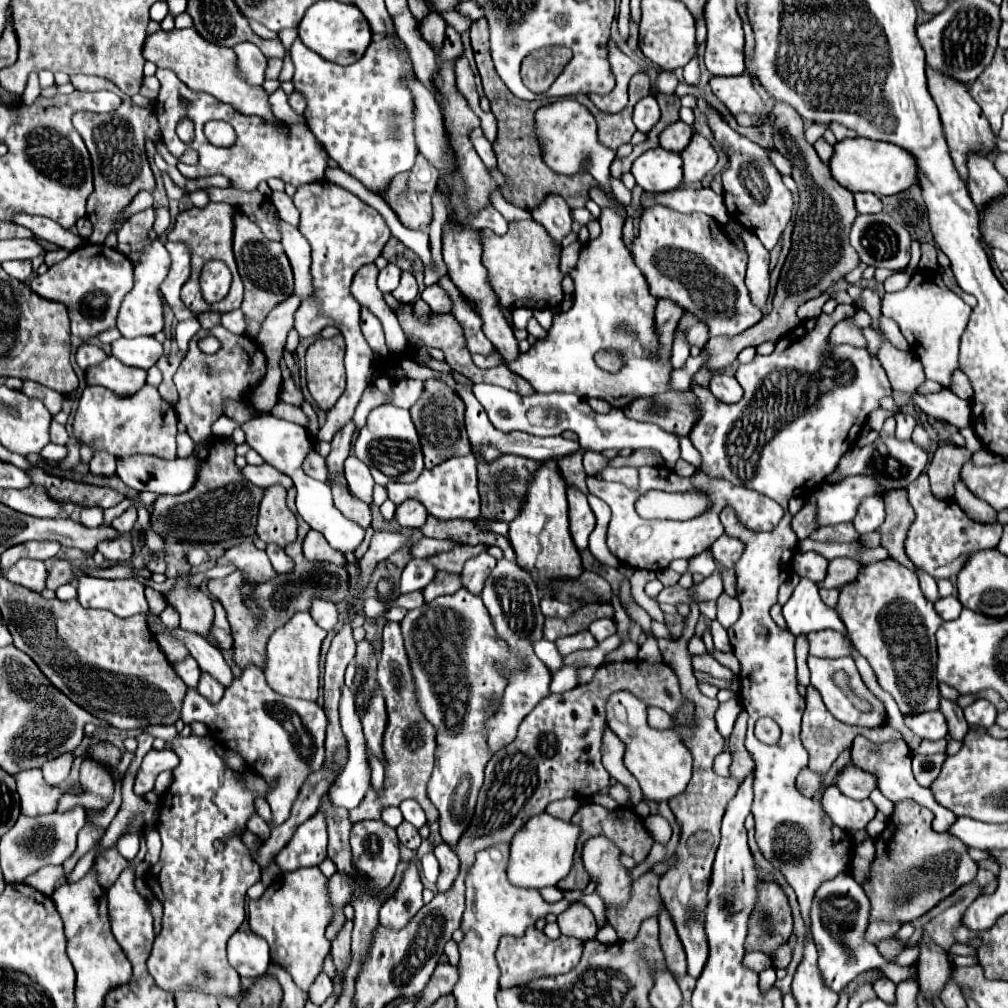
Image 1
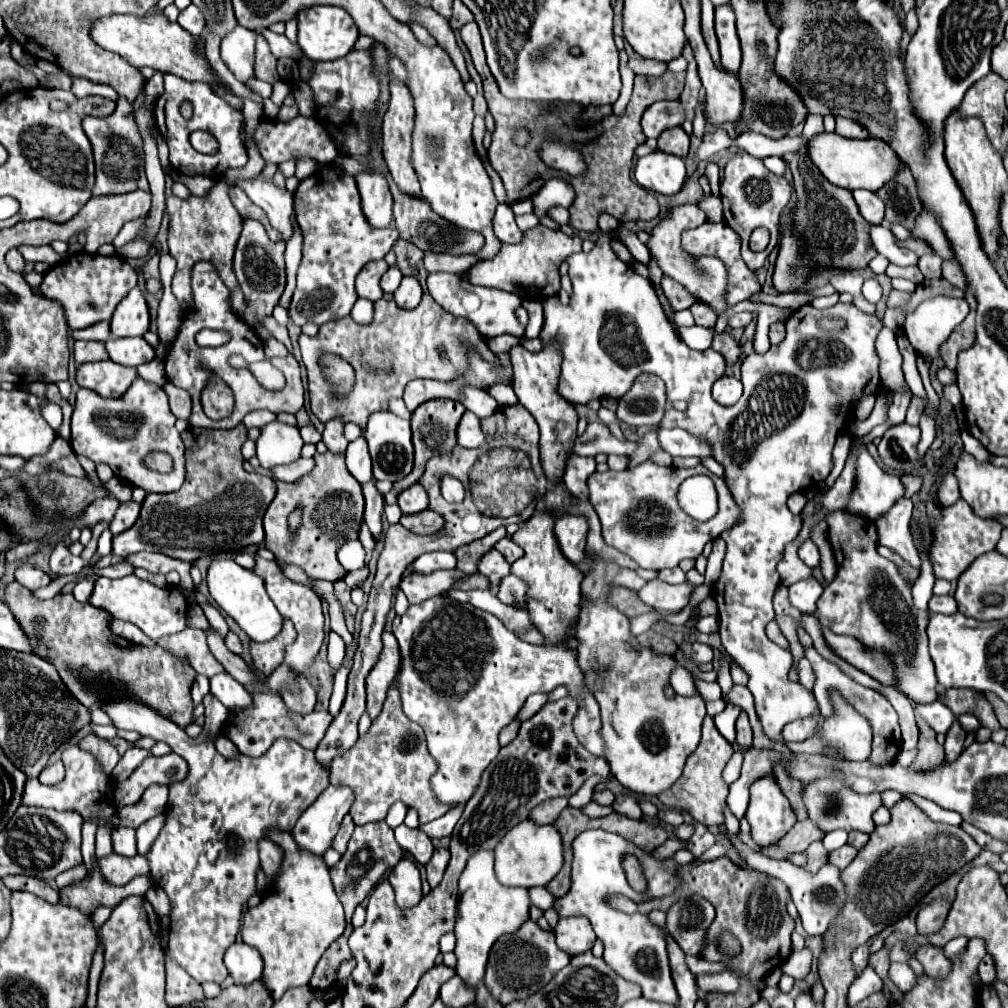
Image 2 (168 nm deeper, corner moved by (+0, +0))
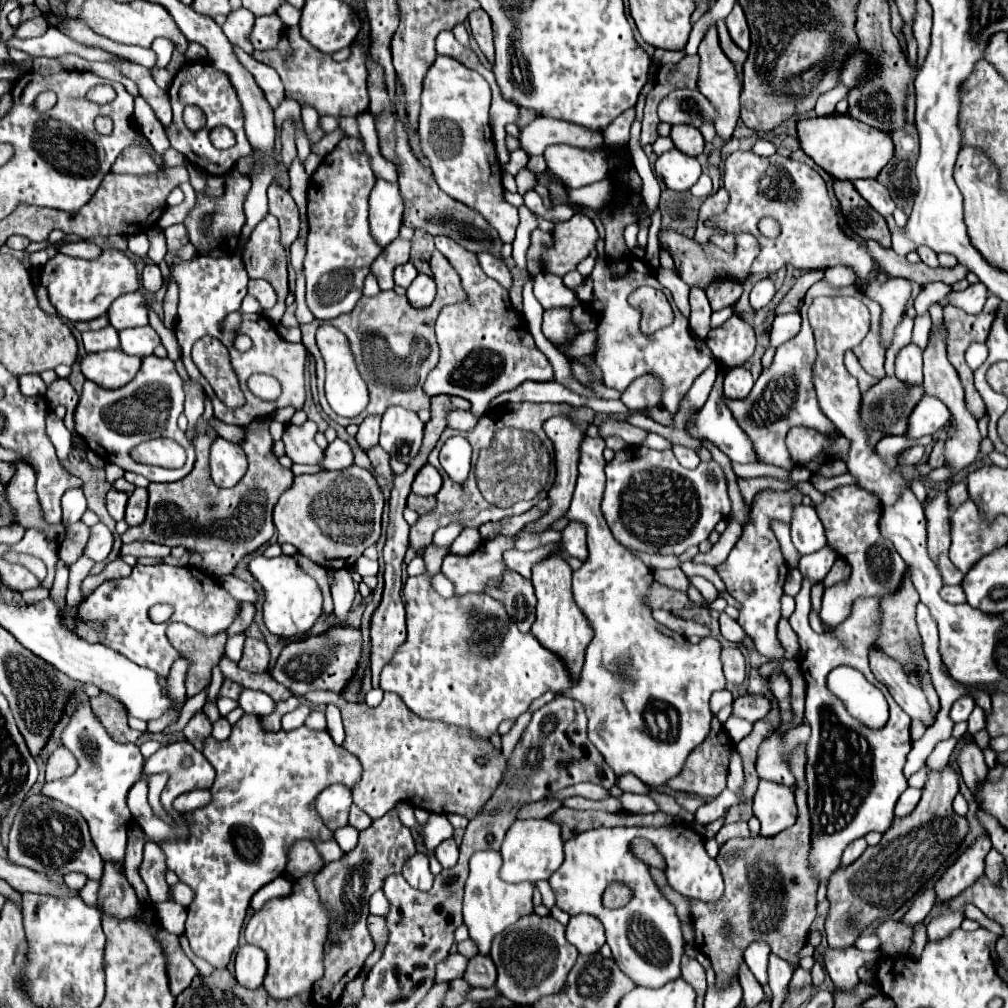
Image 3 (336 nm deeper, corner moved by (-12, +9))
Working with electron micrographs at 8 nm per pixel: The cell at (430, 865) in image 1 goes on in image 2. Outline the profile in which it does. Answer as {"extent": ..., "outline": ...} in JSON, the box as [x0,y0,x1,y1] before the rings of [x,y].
{"extent":[394,824,434,866],"outline":[[[400,824],[398,828],[394,828],[394,832],[396,832],[396,842],[408,854],[412,854],[416,862],[420,862],[422,866],[426,866],[430,862],[432,852],[434,852],[434,846],[432,846],[430,838],[424,832],[420,832],[418,828],[412,830],[412,828],[404,826],[404,824]]]}

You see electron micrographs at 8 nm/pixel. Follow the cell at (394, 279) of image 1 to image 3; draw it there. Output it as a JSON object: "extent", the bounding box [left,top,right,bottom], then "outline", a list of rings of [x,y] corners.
{"extent":[394,263,418,287],"outline":[[[404,263],[404,265],[394,269],[394,283],[400,285],[400,287],[408,287],[414,281],[416,275],[418,275],[416,267],[412,263]]]}

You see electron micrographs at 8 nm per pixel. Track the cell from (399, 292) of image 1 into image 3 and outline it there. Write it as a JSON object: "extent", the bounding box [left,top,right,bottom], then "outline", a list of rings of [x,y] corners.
{"extent":[406,273,436,309],"outline":[[[420,273],[412,281],[412,285],[406,289],[406,297],[408,297],[410,305],[416,307],[416,309],[430,307],[434,297],[436,297],[436,283],[434,283],[434,279],[424,275],[424,273]]]}

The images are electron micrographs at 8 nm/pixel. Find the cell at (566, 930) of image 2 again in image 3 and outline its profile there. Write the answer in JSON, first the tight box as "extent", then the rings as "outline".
{"extent":[566,915,604,955],"outline":[[[576,915],[566,925],[566,939],[582,955],[594,955],[604,945],[604,927],[592,915]]]}

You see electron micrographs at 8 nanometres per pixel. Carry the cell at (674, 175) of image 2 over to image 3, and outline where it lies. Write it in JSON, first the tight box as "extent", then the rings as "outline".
{"extent":[656,149,702,191],"outline":[[[672,149],[656,159],[656,175],[672,191],[688,191],[700,177],[702,169],[696,157],[688,157],[678,149]]]}

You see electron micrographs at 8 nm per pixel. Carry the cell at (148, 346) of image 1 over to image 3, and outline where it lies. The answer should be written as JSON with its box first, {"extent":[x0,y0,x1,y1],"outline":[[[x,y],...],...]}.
{"extent":[120,325,160,357],"outline":[[[150,325],[124,329],[120,333],[120,349],[126,355],[146,357],[146,355],[150,355],[156,349],[156,345],[160,345],[160,337]]]}

